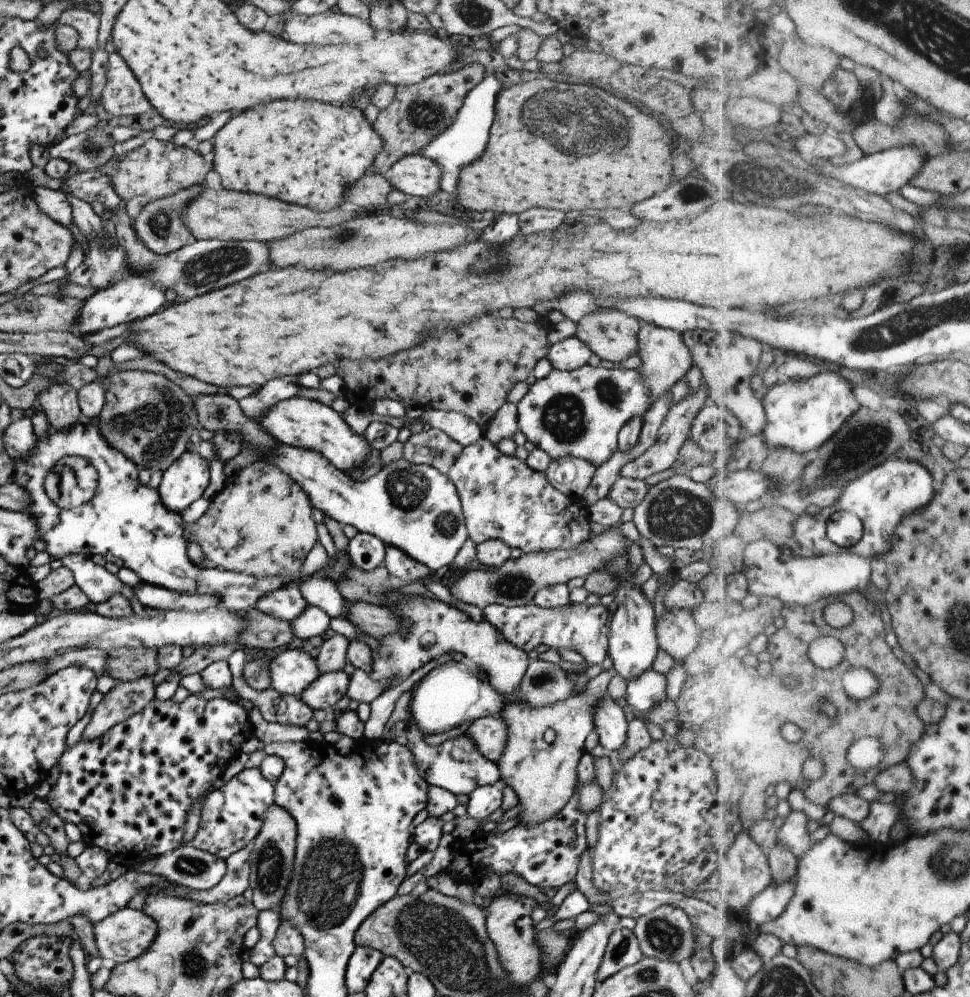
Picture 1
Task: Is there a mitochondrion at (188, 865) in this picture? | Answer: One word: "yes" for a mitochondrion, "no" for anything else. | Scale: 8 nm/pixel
yes

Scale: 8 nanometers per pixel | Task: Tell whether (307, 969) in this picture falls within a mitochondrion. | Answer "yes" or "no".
no

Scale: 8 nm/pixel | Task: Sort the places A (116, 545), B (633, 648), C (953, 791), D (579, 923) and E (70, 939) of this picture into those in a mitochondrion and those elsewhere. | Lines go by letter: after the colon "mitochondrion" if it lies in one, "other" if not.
A: other
B: other
C: other
D: other
E: other

